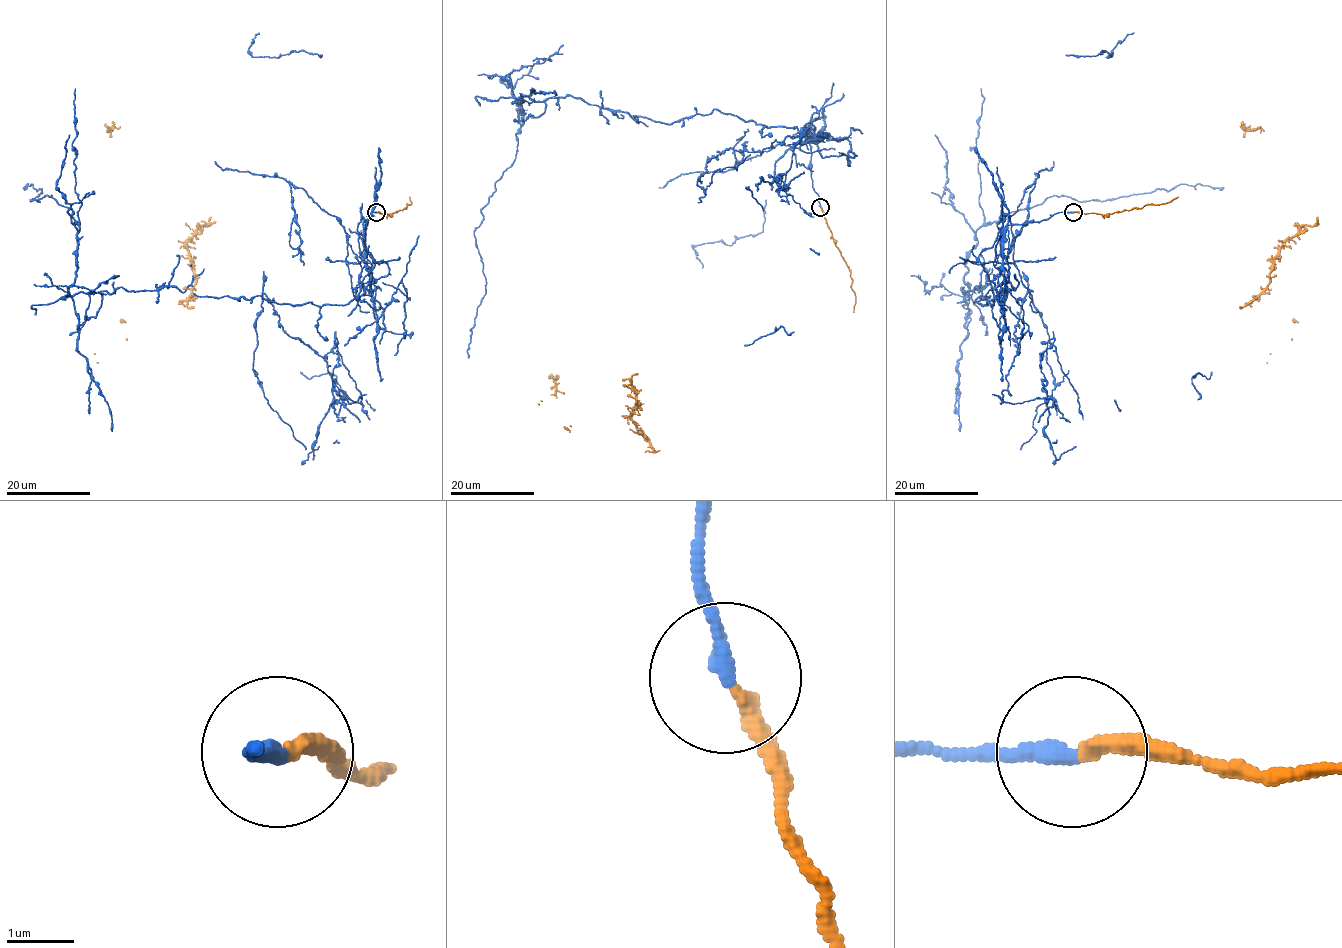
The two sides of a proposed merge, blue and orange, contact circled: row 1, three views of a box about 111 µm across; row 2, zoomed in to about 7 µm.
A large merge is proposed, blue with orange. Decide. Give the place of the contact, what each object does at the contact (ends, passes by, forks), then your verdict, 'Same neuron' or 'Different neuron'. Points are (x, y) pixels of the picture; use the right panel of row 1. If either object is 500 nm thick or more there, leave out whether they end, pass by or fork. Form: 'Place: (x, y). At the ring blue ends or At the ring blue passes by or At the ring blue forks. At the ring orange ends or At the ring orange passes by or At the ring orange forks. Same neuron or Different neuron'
Place: (1073, 212). At the ring blue ends. At the ring orange ends. Different neuron

